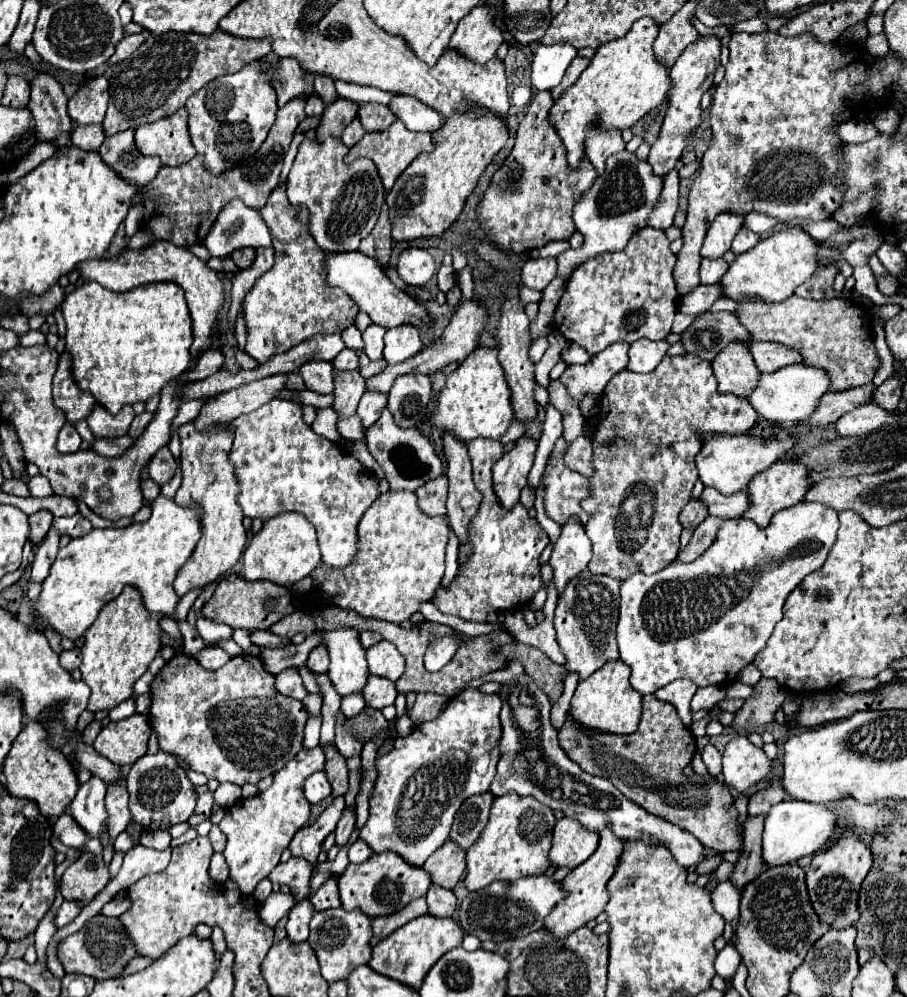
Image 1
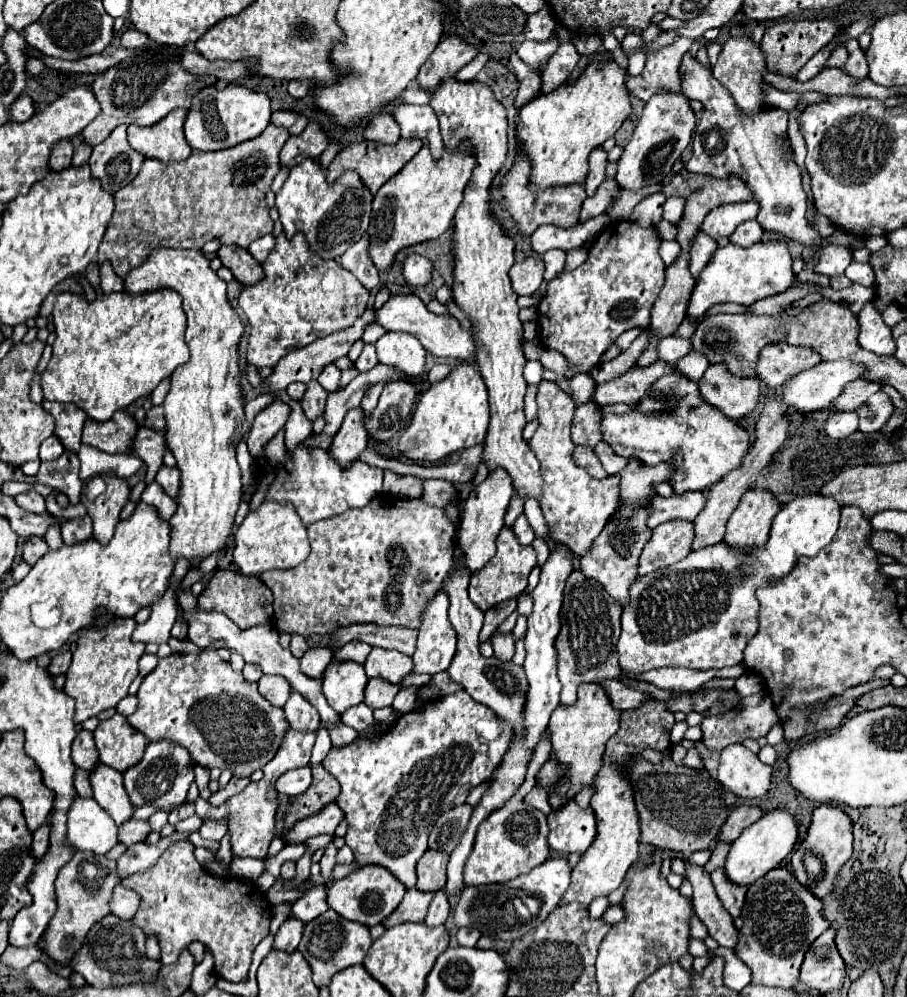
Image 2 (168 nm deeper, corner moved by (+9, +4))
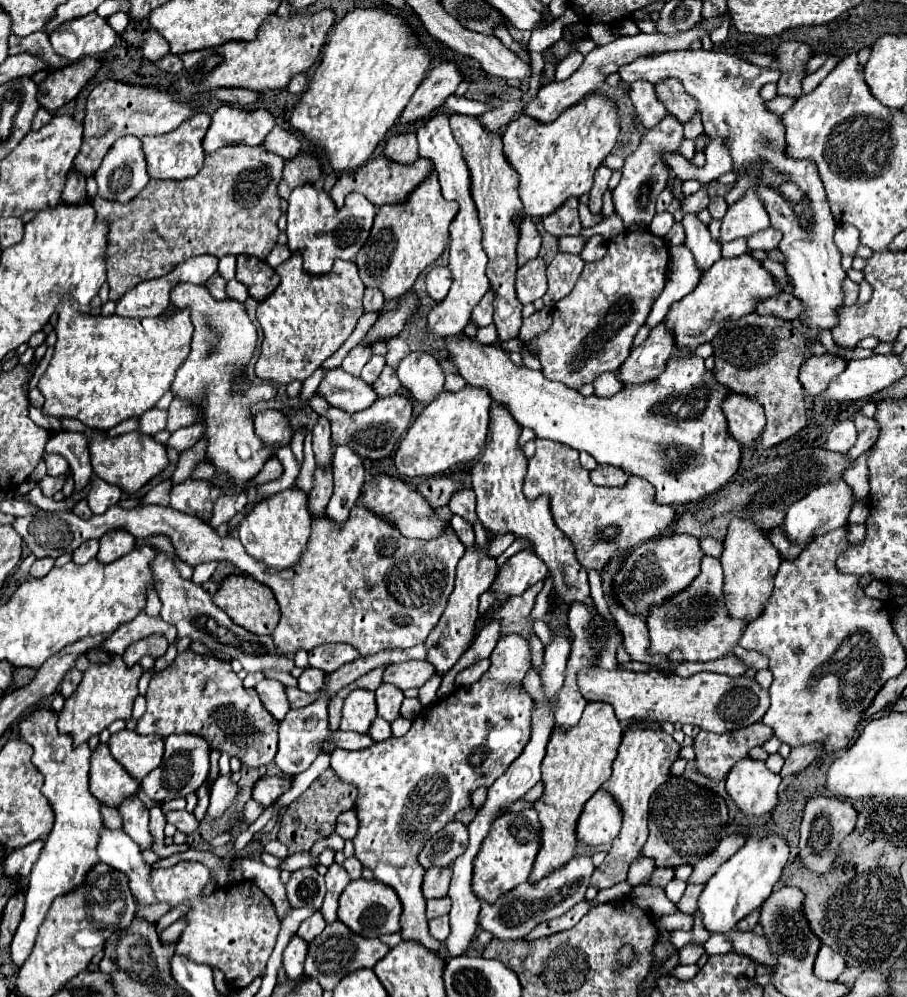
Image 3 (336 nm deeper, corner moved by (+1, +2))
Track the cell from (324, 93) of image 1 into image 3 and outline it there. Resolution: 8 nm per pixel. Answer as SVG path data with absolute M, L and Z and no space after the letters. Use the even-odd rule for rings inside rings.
M303 73L295 75L295 77L289 81L289 85L287 85L287 89L289 89L291 93L295 93L295 95L301 95L301 93L305 91L305 87L307 87L307 75L303 75Z

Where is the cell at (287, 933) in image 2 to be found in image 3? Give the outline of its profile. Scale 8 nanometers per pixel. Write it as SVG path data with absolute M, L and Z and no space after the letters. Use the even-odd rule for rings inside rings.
M293 935L287 949L283 951L283 969L287 971L287 977L291 981L299 981L299 979L305 977L305 971L303 971L305 955L307 955L305 941L301 937Z

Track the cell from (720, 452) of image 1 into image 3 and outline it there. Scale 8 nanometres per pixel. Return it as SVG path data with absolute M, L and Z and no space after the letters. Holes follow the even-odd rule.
M463 333L447 337L445 349L459 367L461 377L473 387L487 389L491 399L499 405L505 405L505 409L521 427L533 429L541 439L551 439L577 451L587 451L599 465L619 467L629 475L647 479L655 487L655 503L659 505L685 505L699 501L705 495L721 489L739 467L741 445L737 445L737 441L733 441L727 433L727 419L721 409L725 397L729 395L729 387L717 383L713 373L705 369L703 359L697 359L695 355L685 359L671 357L665 371L649 383L625 385L611 397L581 397L575 389L545 379L541 371L517 367L501 347L481 345Z

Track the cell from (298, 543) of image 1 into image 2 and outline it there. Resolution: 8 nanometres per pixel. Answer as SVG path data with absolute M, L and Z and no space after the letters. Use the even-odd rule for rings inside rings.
M263 501L257 511L251 511L235 531L233 559L239 565L241 575L261 575L269 569L293 569L303 563L311 553L307 541L307 529L297 517L293 505L279 505Z

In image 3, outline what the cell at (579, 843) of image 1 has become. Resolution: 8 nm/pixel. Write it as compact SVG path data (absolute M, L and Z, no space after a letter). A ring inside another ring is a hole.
M597 791L585 805L579 823L577 839L597 847L611 843L621 829L621 807L613 803L613 795L607 791Z

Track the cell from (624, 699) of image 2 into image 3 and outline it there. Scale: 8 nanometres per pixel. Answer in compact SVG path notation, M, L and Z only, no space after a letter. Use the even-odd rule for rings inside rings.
M589 667L581 669L577 675L577 687L581 695L587 701L601 701L609 703L615 709L615 717L623 723L629 725L633 719L635 721L649 721L649 723L661 723L661 721L671 721L671 723L691 723L701 727L703 731L713 731L713 733L725 733L733 729L741 729L753 723L759 723L769 707L769 695L765 689L759 687L759 683L753 677L729 677L729 675L719 675L719 673L697 673L693 677L679 677L679 675L661 675L657 671L623 671L623 669L601 669L601 667Z

